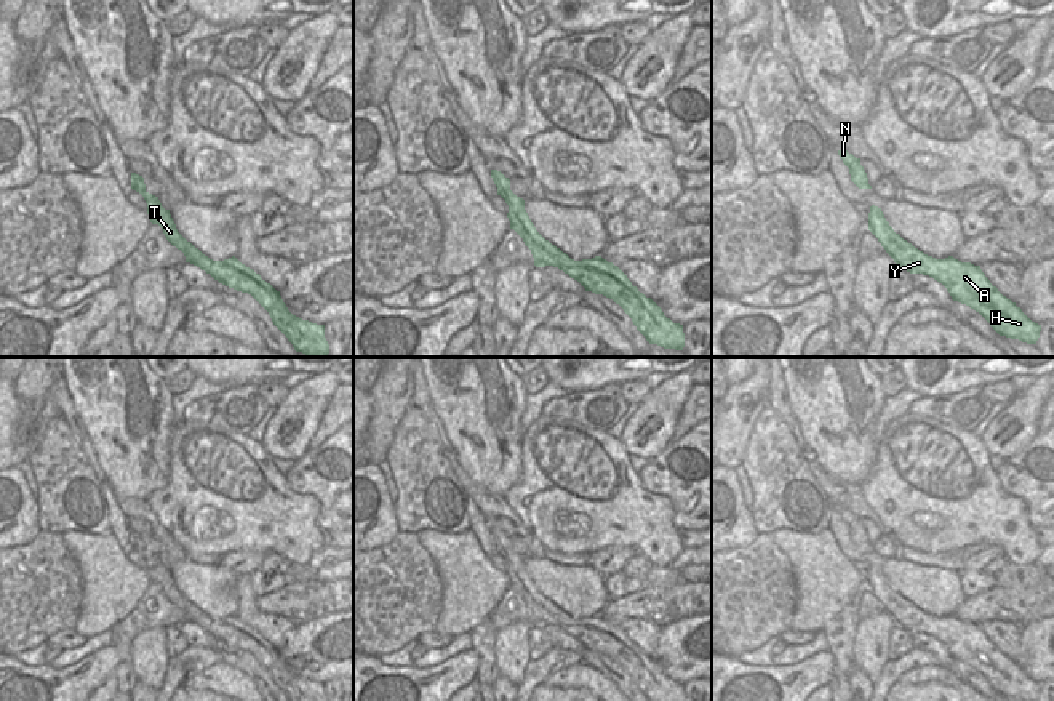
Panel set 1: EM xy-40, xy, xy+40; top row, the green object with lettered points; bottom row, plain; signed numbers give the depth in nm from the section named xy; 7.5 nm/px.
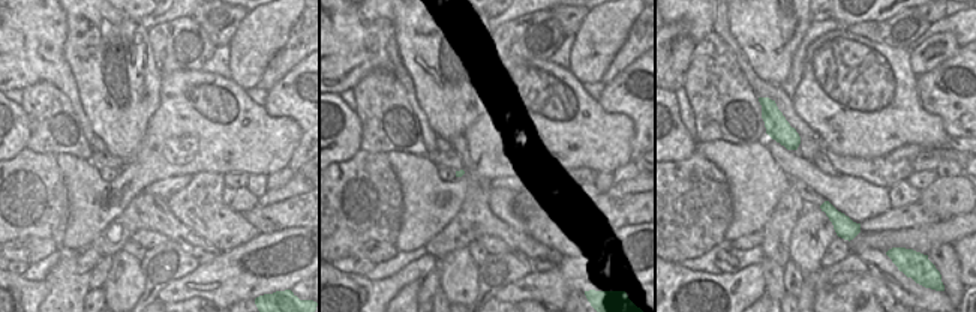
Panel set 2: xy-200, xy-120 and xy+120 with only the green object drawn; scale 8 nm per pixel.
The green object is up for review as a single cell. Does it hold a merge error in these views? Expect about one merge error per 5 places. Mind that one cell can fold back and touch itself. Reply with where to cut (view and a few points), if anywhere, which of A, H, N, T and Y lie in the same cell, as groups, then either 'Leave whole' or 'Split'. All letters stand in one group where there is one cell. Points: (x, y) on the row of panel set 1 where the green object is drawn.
No split. Groups: A H N T Y. Leave whole.

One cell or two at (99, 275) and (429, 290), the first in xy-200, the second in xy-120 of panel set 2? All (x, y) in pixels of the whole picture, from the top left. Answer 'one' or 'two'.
one

